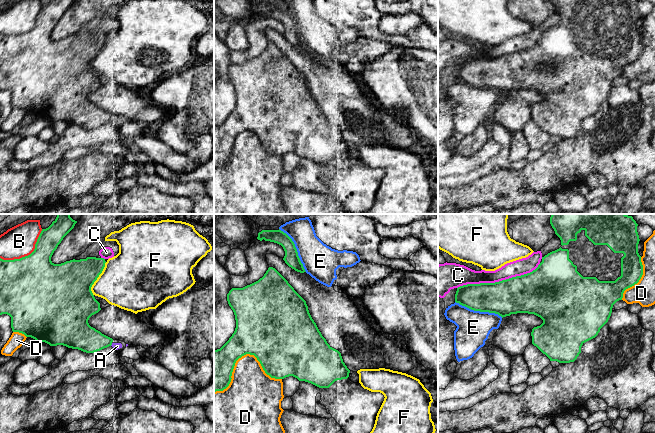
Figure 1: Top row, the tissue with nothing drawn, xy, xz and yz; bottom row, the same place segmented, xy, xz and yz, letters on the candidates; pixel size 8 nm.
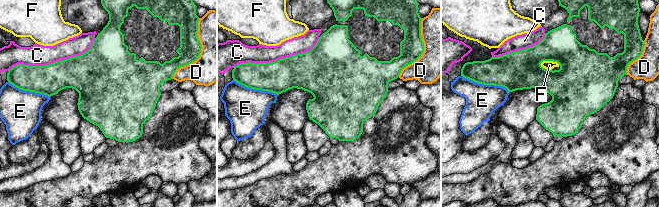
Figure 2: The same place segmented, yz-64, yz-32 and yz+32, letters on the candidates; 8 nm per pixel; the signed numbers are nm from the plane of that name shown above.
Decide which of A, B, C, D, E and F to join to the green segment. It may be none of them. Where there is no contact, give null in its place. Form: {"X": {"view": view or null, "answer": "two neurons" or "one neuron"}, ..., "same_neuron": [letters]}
{"A": {"view": "xy", "answer": "one neuron"}, "B": {"view": "xy", "answer": "two neurons"}, "C": {"view": "yz", "answer": "two neurons"}, "D": {"view": "xz", "answer": "two neurons"}, "E": {"view": "yz", "answer": "two neurons"}, "F": {"view": "xy", "answer": "two neurons"}, "same_neuron": ["A"]}

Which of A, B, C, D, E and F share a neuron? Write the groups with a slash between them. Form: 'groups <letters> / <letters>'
groups A / B / C / D / E / F

